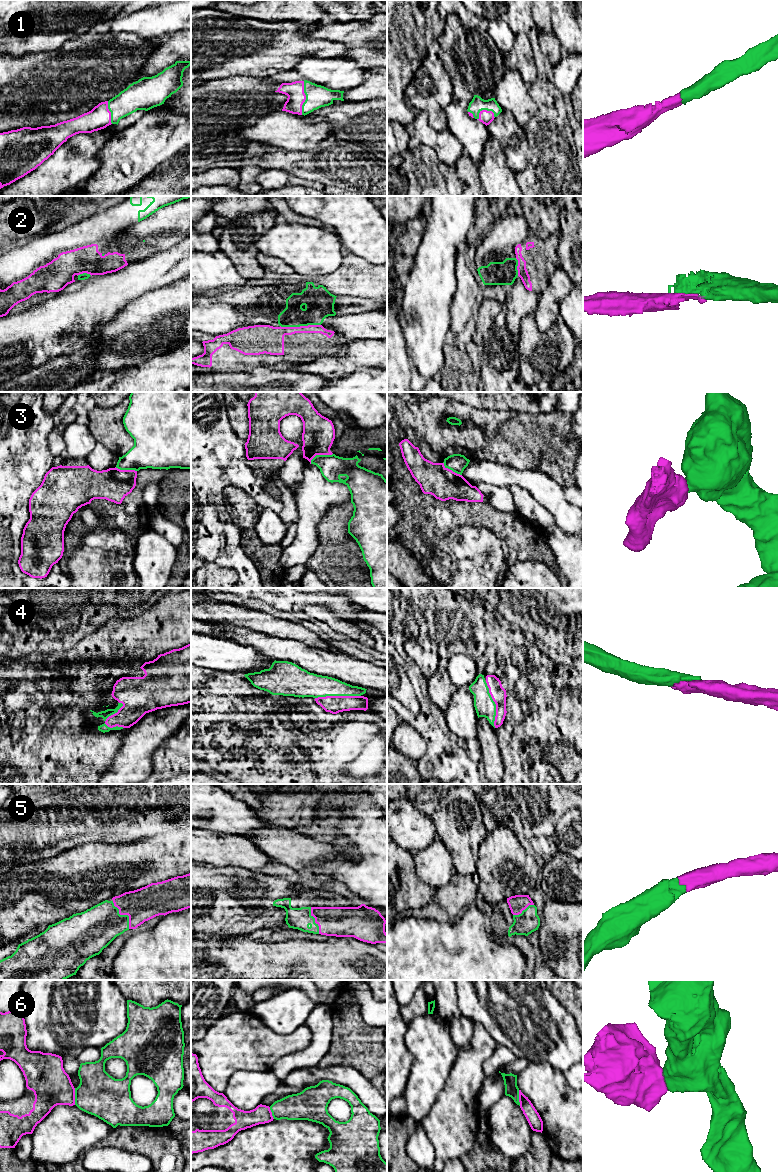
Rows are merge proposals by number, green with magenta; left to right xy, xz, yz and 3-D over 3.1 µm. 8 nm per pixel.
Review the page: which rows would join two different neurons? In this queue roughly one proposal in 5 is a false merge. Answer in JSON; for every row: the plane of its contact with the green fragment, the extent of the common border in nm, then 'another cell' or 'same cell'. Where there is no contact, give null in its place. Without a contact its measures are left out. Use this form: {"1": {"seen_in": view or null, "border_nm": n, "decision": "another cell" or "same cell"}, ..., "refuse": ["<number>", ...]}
{"1": {"seen_in": "xz", "border_nm": 280, "decision": "same cell"}, "2": {"seen_in": "xz", "border_nm": 320, "decision": "another cell"}, "3": {"seen_in": "xz", "border_nm": 200, "decision": "another cell"}, "4": {"seen_in": "yz", "border_nm": 380, "decision": "same cell"}, "5": {"seen_in": "xy", "border_nm": 260, "decision": "same cell"}, "6": {"seen_in": "xy", "border_nm": 140, "decision": "another cell"}, "refuse": ["2", "3", "6"]}

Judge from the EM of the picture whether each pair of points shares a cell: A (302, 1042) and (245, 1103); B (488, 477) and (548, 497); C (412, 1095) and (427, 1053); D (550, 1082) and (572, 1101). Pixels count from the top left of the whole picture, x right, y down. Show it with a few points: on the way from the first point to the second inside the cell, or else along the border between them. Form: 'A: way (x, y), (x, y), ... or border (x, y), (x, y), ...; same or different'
A: border (269, 1070), (245, 1071); different
B: way (503, 477), (520, 477), (533, 482); same
C: way (422, 1085), (427, 1078), (427, 1063); same
D: way (551, 1089), (565, 1102); same

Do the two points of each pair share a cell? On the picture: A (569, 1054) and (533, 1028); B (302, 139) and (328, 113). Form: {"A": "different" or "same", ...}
{"A": "same", "B": "different"}

